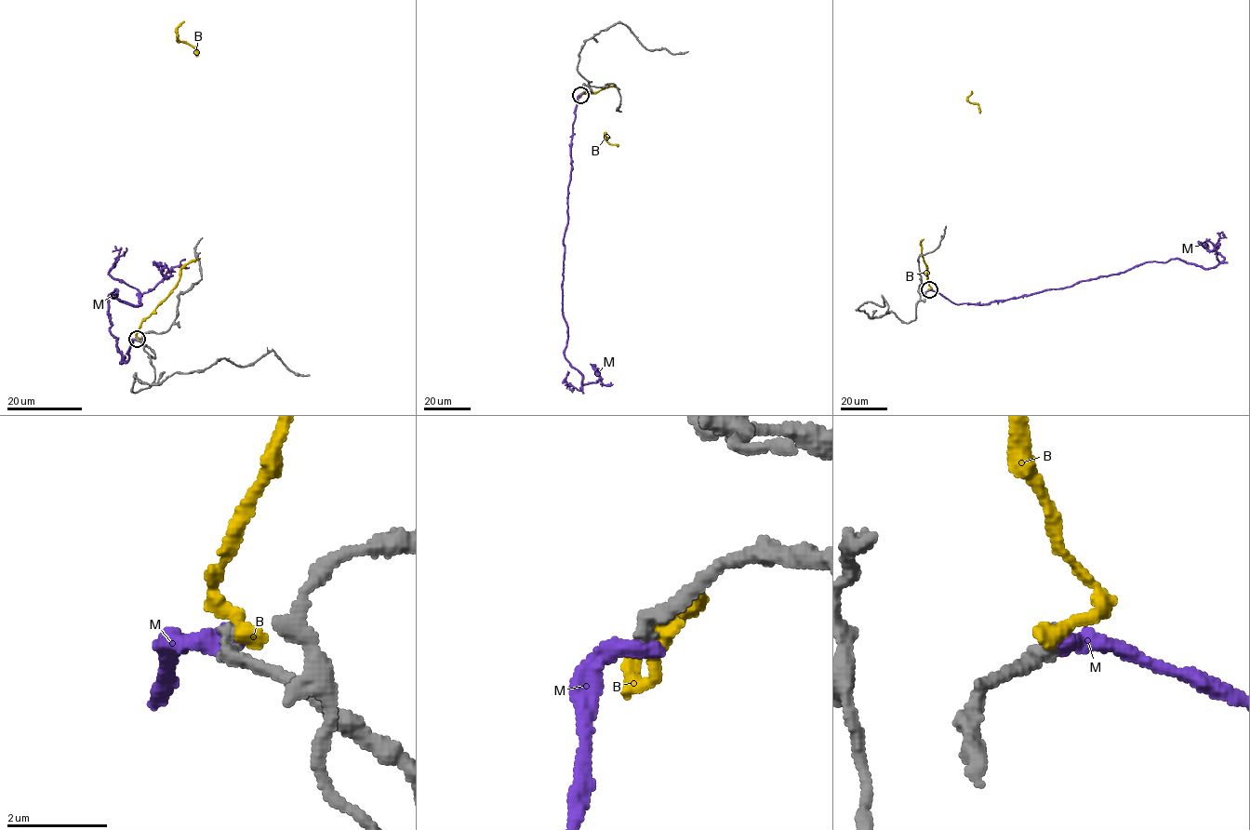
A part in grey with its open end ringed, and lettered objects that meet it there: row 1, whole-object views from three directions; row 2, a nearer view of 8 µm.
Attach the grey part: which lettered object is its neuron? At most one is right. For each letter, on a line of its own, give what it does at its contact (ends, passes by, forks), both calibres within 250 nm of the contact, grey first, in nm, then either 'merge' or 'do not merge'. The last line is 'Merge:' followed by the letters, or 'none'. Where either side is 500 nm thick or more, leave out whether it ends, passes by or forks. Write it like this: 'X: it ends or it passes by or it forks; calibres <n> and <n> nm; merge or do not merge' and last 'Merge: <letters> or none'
B: it ends; calibres 320 and 360 nm; do not merge
M: it ends; calibres 320 and 400 nm; merge
Merge: M

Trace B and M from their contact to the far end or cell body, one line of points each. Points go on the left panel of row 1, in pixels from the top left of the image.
B: (138, 339), (140, 324), (167, 296), (179, 270), (200, 258), (196, 50), (177, 40), (177, 28), (184, 21)
M: (138, 340), (122, 363), (108, 295), (116, 289), (112, 296), (140, 303), (139, 290), (109, 273), (126, 247)

